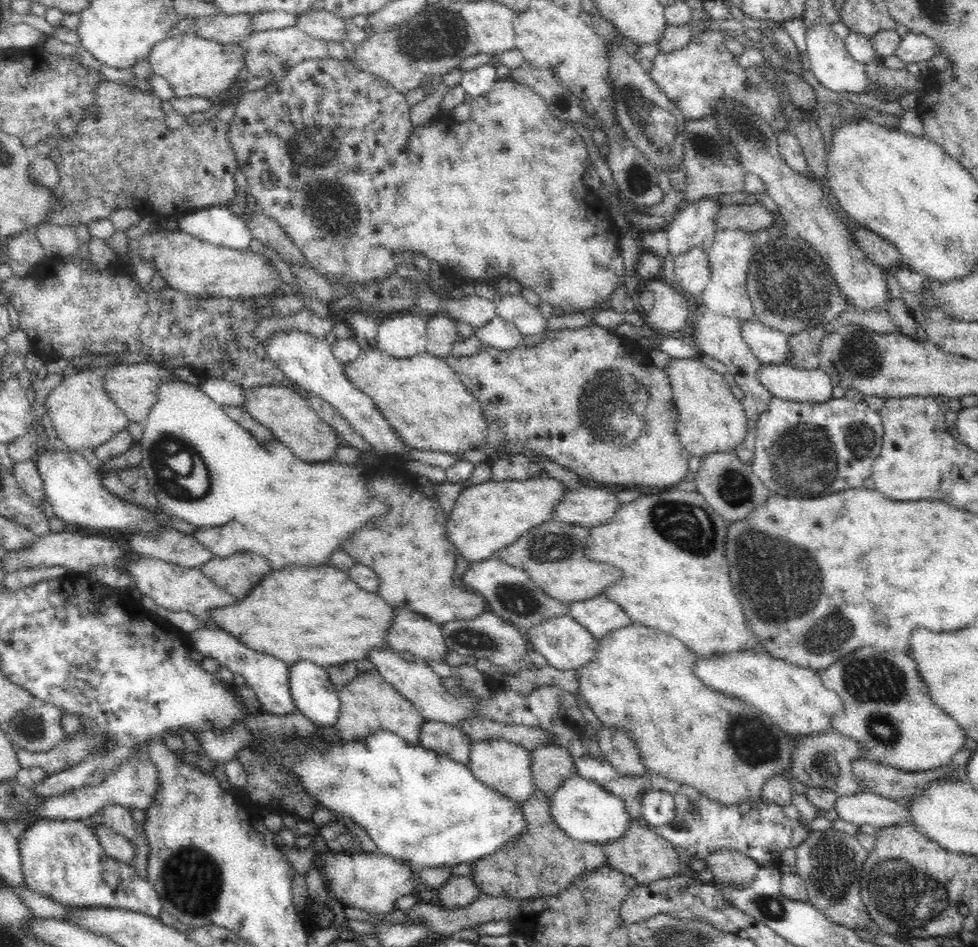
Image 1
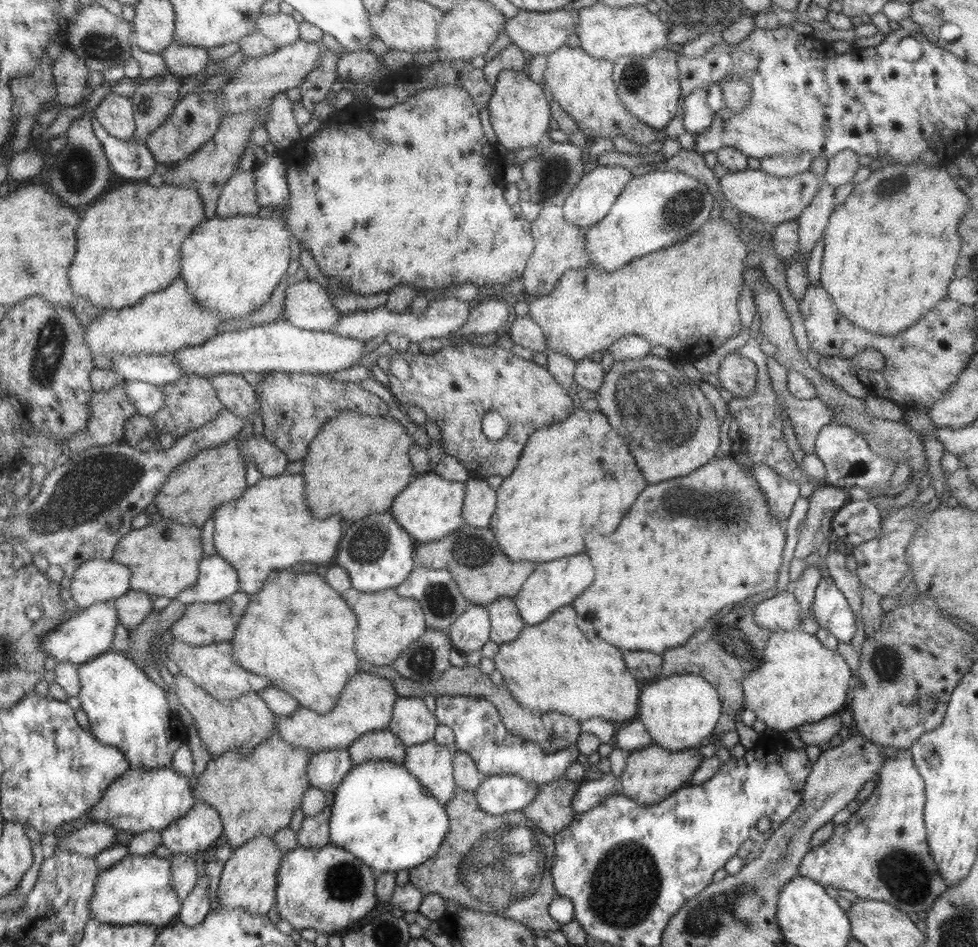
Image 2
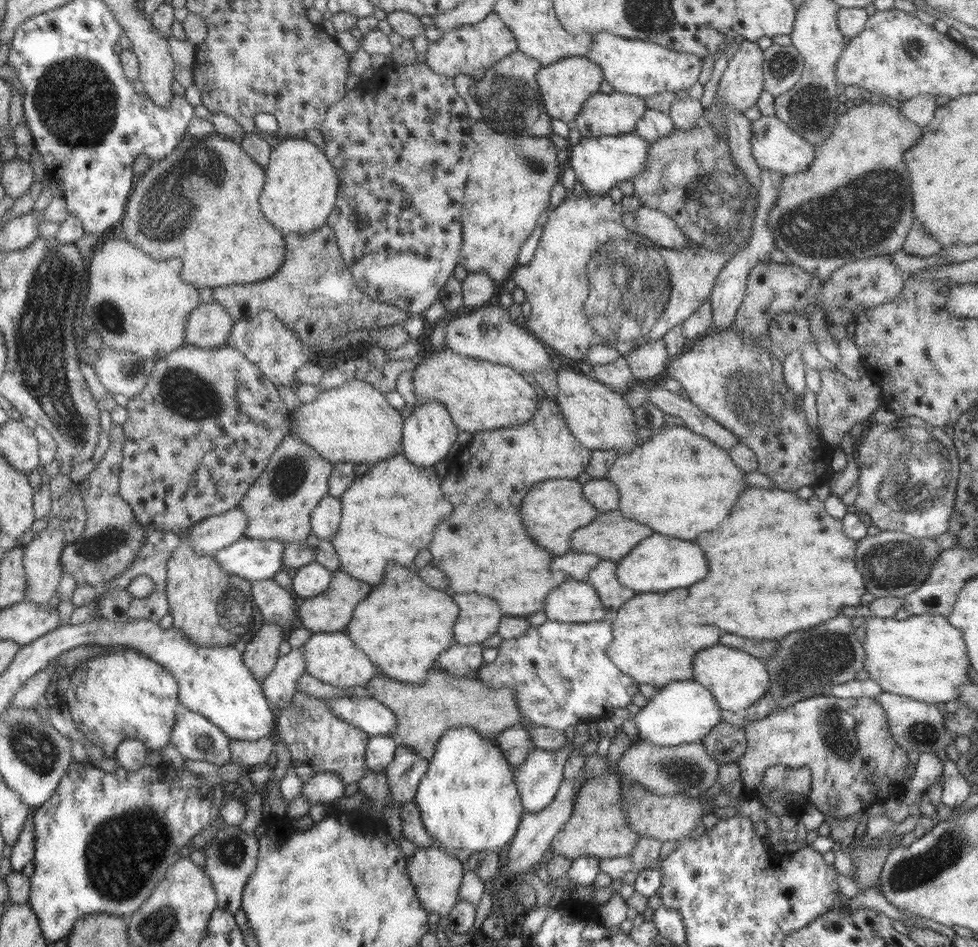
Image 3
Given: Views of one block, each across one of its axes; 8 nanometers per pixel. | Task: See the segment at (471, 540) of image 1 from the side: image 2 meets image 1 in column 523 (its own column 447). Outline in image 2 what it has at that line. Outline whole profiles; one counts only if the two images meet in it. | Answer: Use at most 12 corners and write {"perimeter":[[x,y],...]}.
{"perimeter":[[418,473],[390,512],[416,544],[464,525],[465,482]]}

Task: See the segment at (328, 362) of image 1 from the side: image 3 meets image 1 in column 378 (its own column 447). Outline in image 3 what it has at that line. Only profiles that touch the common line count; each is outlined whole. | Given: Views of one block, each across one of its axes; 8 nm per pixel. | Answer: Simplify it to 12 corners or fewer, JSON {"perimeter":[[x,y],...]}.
{"perimeter":[[437,400],[405,417],[401,452],[414,466],[434,466],[458,431]]}

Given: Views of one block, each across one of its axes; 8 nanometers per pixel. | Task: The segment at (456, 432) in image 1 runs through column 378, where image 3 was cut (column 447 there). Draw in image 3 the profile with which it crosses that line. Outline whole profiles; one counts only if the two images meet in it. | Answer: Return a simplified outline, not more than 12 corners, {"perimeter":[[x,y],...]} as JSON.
{"perimeter":[[449,349],[412,370],[415,404],[460,432],[518,426],[539,408],[512,367]]}

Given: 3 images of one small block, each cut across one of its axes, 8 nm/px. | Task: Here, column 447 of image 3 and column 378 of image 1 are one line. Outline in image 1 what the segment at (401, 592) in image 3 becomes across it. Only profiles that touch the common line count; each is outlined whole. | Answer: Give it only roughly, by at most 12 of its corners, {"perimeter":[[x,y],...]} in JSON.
{"perimeter":[[330,565],[273,570],[217,628],[289,666],[389,649],[396,610]]}

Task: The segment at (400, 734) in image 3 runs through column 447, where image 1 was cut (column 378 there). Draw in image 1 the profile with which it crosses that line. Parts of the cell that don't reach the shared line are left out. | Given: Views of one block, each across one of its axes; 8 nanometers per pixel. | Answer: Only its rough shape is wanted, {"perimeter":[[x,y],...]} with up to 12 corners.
{"perimeter":[[376,669],[338,687],[345,742],[384,730],[420,744],[427,721]]}

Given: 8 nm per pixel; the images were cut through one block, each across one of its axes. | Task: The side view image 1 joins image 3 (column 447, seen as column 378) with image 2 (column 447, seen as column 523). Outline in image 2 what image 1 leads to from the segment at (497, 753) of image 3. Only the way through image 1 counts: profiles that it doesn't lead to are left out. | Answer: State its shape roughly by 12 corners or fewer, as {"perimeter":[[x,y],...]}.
{"perimeter":[[403,764],[353,765],[330,844],[376,874],[441,848],[446,807]]}

